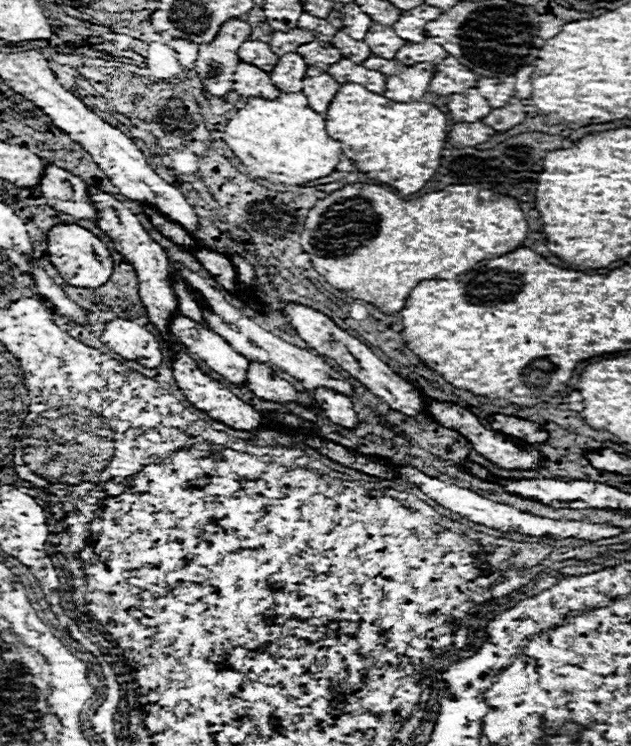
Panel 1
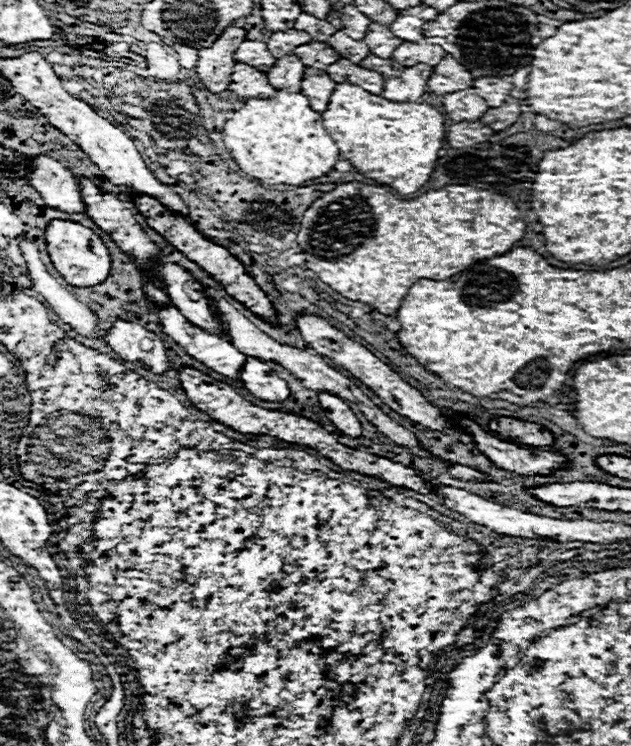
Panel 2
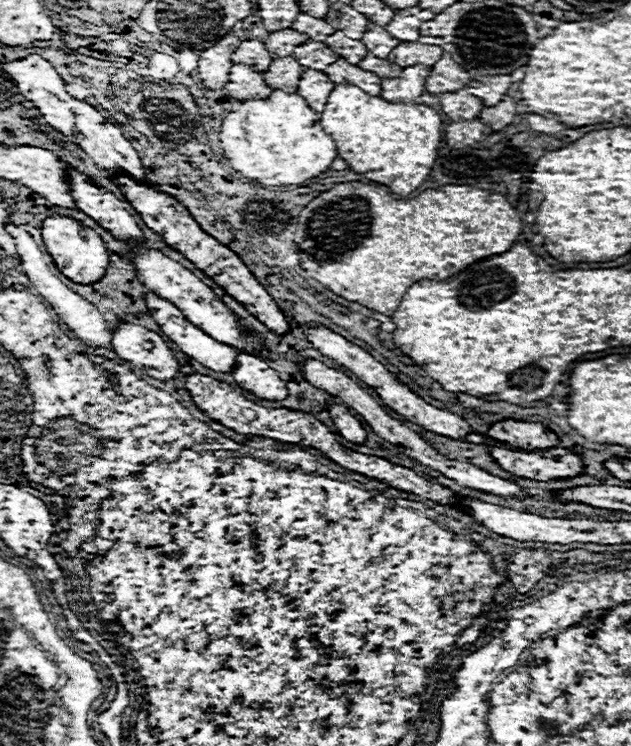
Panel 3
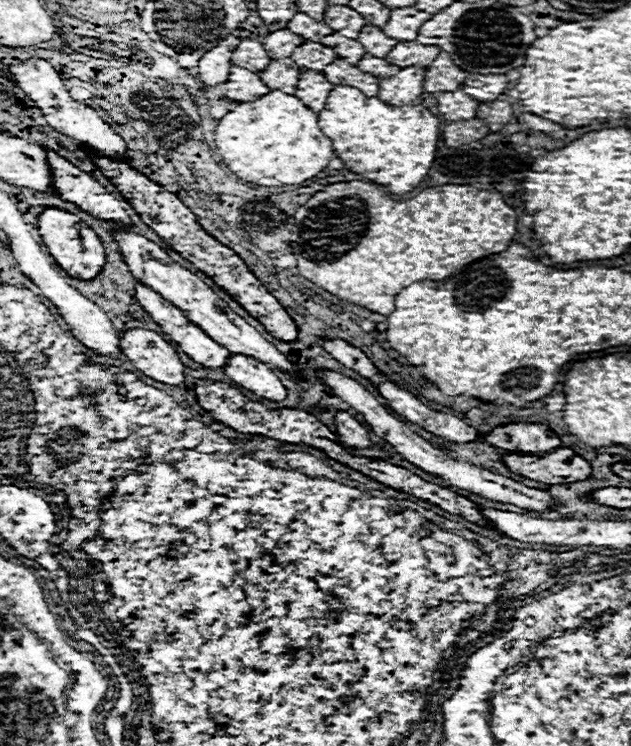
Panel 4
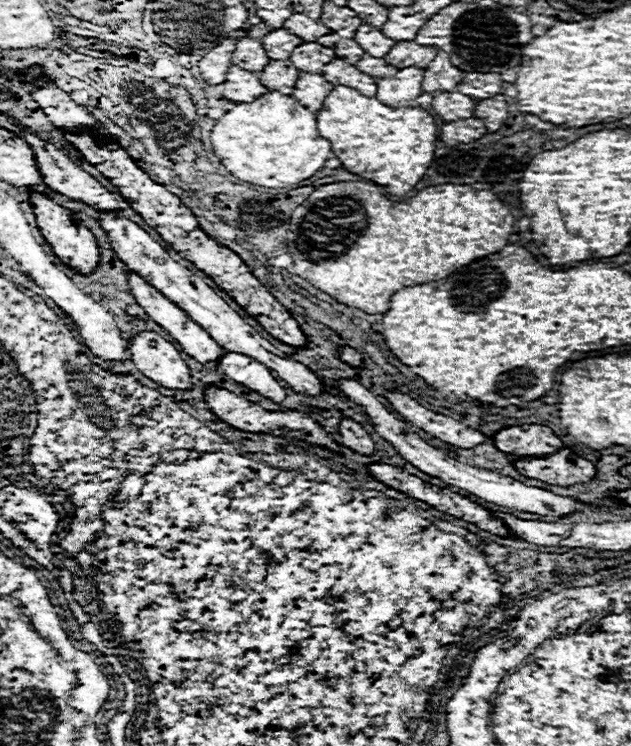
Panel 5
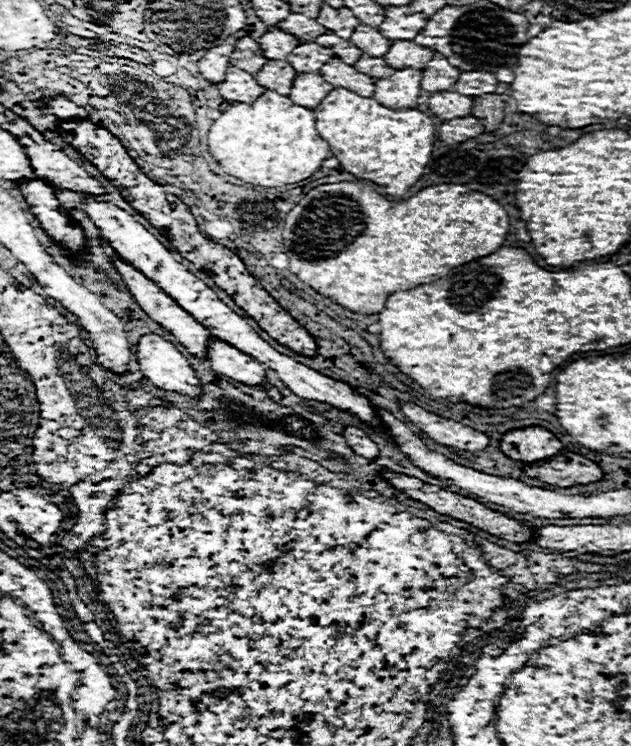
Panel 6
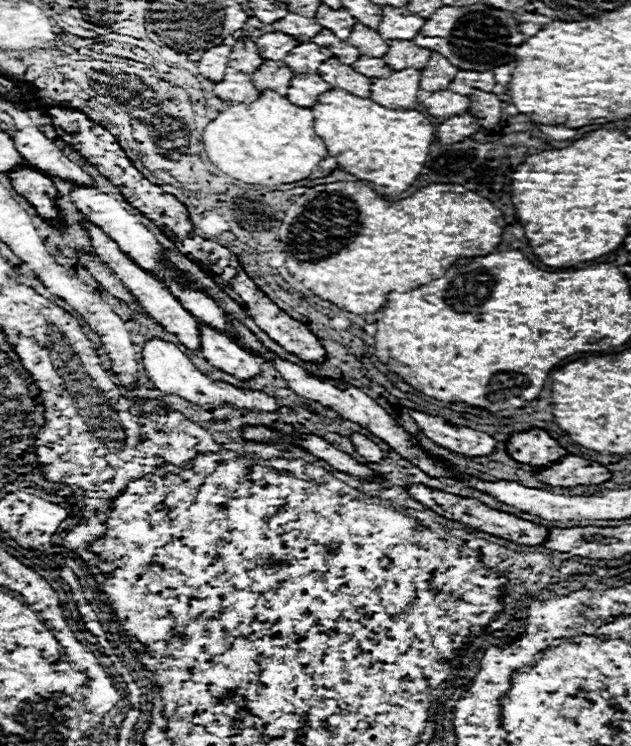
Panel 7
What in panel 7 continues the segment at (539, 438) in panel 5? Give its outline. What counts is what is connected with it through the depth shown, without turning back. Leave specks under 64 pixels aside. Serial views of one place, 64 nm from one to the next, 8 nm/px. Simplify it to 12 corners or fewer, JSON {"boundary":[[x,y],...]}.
{"boundary":[[546,430],[512,434],[512,460],[546,468],[568,454]]}

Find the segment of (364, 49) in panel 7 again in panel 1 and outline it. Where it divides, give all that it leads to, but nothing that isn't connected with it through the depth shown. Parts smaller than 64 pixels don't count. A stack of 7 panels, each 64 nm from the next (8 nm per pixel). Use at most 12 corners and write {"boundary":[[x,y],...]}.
{"boundary":[[372,24],[364,42],[374,56],[394,58],[406,44],[390,26]]}

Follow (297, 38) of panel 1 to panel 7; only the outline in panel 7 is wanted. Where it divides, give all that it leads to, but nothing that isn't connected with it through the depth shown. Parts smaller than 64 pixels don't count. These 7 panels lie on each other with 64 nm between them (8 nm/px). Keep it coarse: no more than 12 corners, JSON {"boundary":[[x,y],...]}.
{"boundary":[[282,32],[256,40],[264,60],[284,60],[300,42]]}

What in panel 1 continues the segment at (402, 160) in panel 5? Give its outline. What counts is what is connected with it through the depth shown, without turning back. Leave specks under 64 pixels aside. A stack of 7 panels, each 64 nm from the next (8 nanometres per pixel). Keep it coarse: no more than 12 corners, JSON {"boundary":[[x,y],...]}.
{"boundary":[[342,84],[326,132],[408,196],[438,170],[446,114]]}

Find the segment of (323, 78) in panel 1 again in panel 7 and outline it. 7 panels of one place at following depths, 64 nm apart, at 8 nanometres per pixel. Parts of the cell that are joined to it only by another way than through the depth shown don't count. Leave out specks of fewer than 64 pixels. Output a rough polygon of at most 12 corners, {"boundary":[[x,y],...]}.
{"boundary":[[296,74],[286,98],[312,108],[332,86],[318,74]]}

